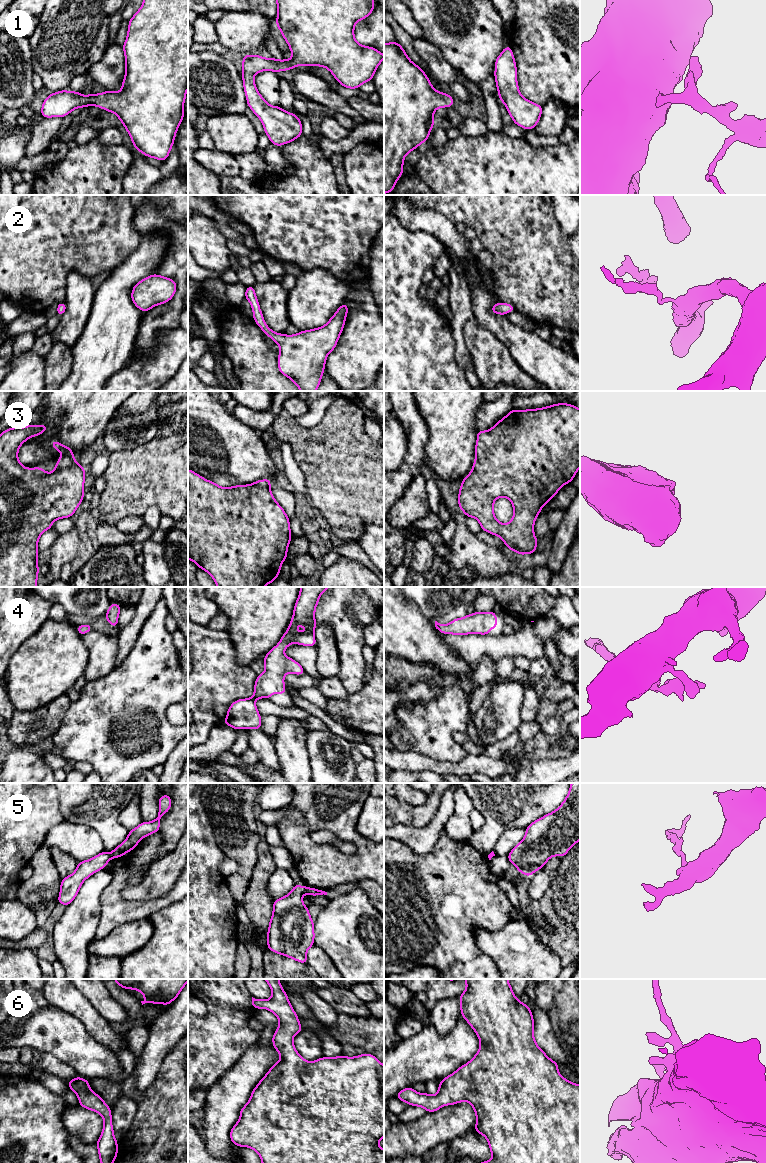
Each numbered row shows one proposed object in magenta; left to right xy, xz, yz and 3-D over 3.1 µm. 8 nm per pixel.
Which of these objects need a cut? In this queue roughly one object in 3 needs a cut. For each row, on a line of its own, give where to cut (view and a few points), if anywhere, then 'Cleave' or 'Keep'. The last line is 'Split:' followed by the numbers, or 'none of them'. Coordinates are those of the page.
1: No split. Keep
2: Split along xz (259, 315), (256, 318), (256, 323). Cleave
3: No split. Keep
4: No split. Keep
5: Split along xz (307, 887), (305, 892). Cleave
6: No split. Keep
Split: 2, 5

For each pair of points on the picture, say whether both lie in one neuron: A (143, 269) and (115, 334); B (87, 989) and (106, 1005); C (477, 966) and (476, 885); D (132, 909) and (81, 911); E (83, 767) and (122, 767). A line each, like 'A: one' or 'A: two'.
A: one
B: one
C: one
D: two
E: two

